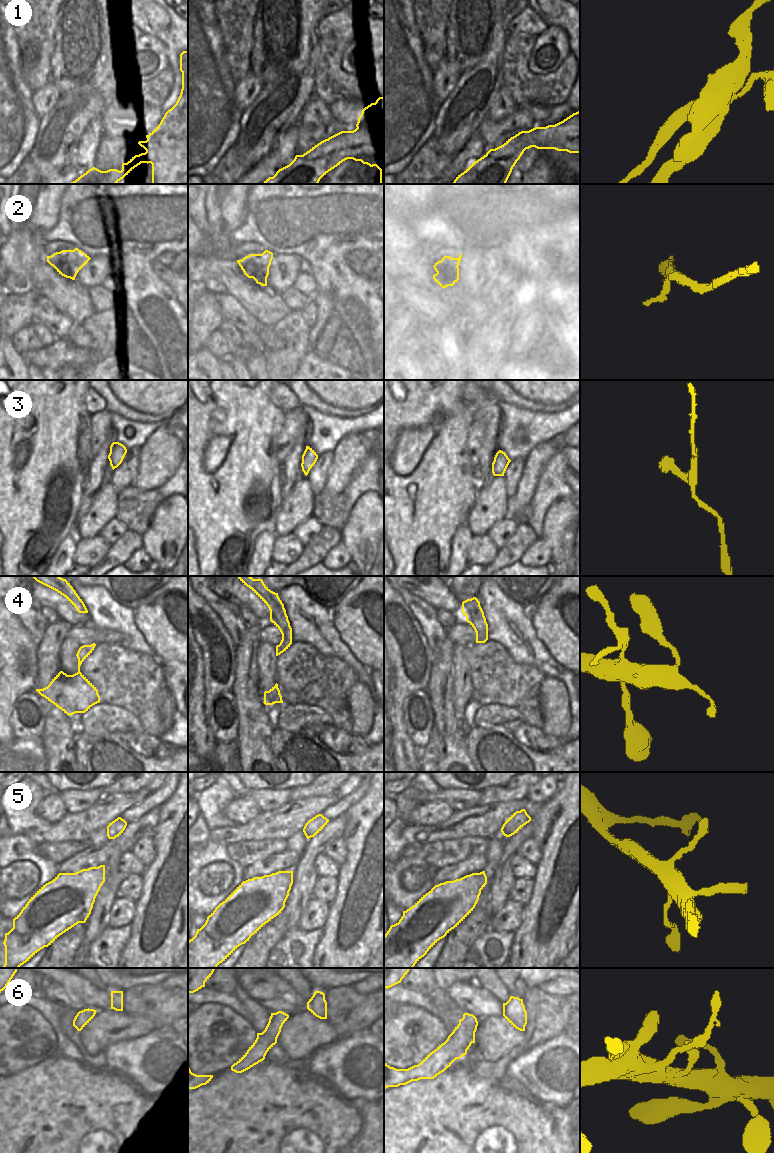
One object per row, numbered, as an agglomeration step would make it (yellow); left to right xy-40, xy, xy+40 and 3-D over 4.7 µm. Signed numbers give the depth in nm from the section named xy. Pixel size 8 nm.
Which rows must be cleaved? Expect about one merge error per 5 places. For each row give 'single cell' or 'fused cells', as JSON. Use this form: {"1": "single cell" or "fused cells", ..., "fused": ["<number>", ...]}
{"1": "fused cells", "2": "single cell", "3": "single cell", "4": "single cell", "5": "single cell", "6": "single cell", "fused": ["1"]}

